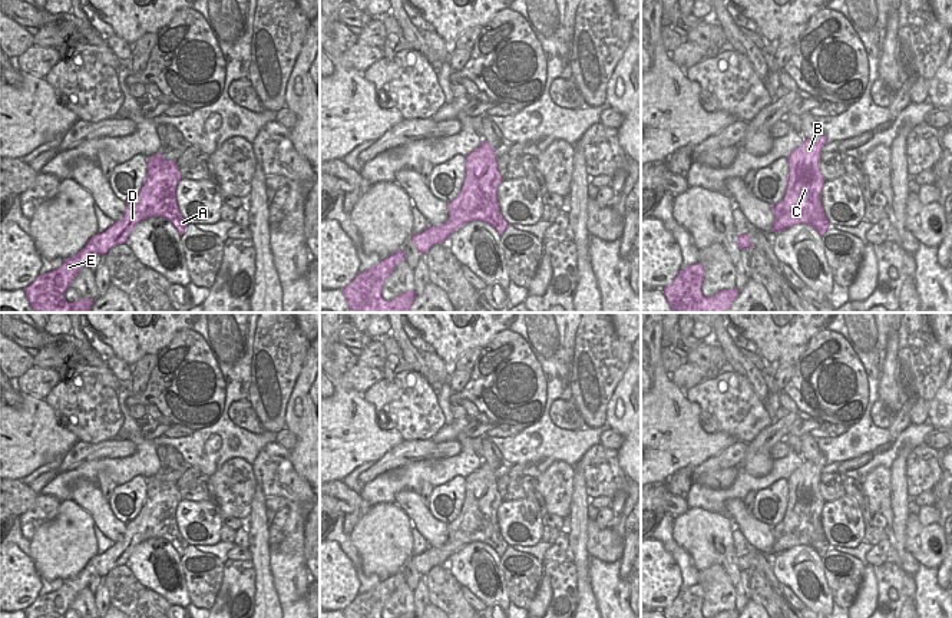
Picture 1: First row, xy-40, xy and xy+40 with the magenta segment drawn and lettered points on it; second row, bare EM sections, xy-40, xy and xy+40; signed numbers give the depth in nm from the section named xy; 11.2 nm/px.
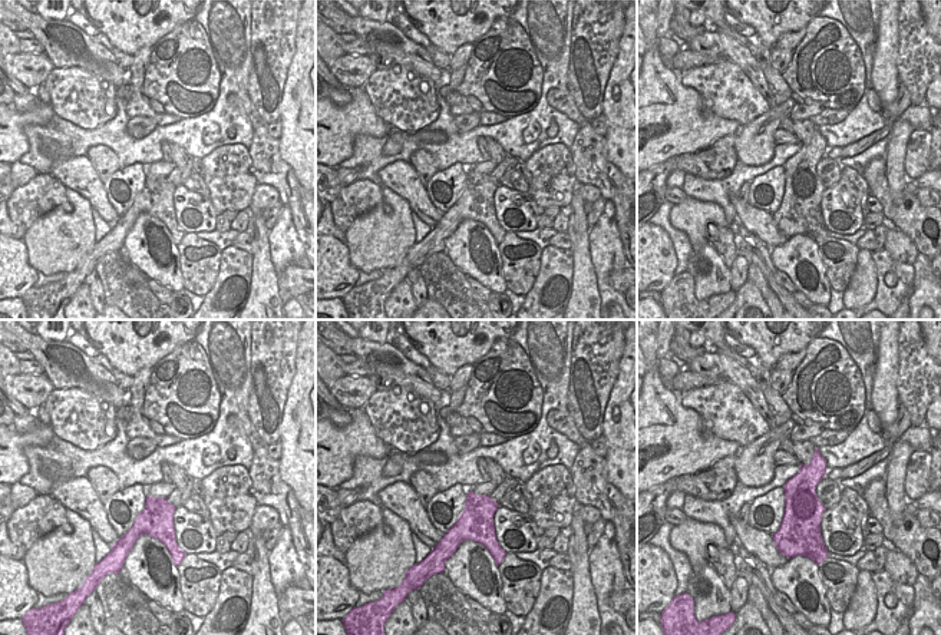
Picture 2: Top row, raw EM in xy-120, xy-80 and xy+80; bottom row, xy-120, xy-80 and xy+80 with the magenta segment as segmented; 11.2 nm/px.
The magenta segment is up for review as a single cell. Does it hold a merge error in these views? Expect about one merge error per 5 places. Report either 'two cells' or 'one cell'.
two cells

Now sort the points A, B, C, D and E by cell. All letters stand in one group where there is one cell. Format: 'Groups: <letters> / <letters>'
Groups: A / B C D E

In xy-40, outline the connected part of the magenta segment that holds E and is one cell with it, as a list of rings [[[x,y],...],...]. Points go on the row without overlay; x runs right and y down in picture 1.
[[[162,472],[149,479],[143,506],[138,516],[126,523],[123,538],[102,555],[95,555],[76,576],[63,581],[59,589],[37,596],[23,611],[26,618],[65,618],[77,594],[87,588],[92,575],[105,578],[115,566],[126,565],[132,551],[143,541],[162,538],[173,542],[172,535],[166,532],[163,516],[176,519],[176,506],[181,500],[176,483],[166,482]]]

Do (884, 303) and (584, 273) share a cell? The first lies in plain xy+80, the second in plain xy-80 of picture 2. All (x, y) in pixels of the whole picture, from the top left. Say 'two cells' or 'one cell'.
two cells

